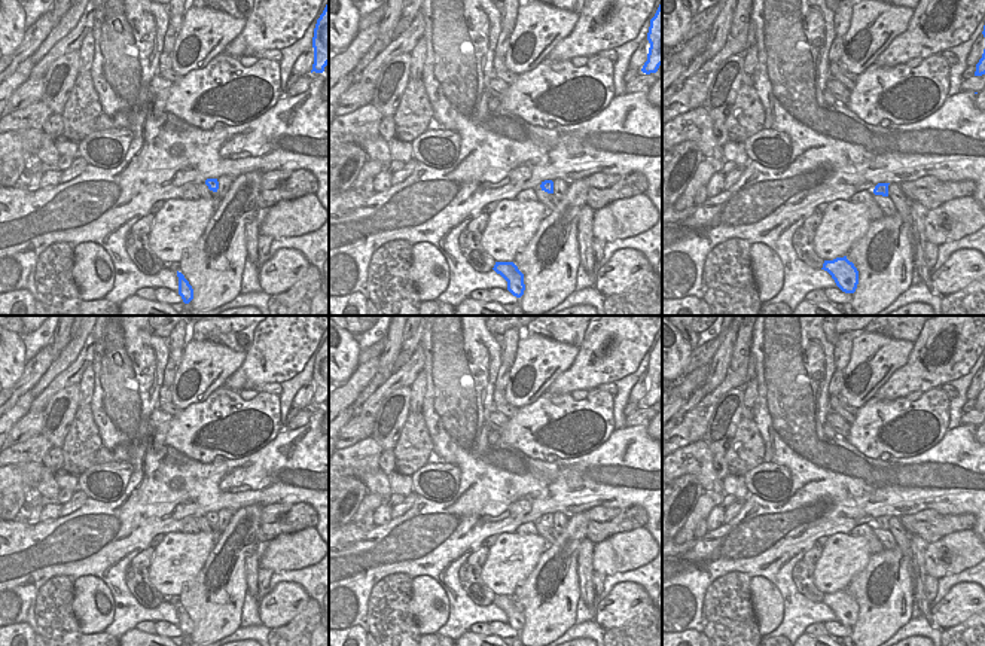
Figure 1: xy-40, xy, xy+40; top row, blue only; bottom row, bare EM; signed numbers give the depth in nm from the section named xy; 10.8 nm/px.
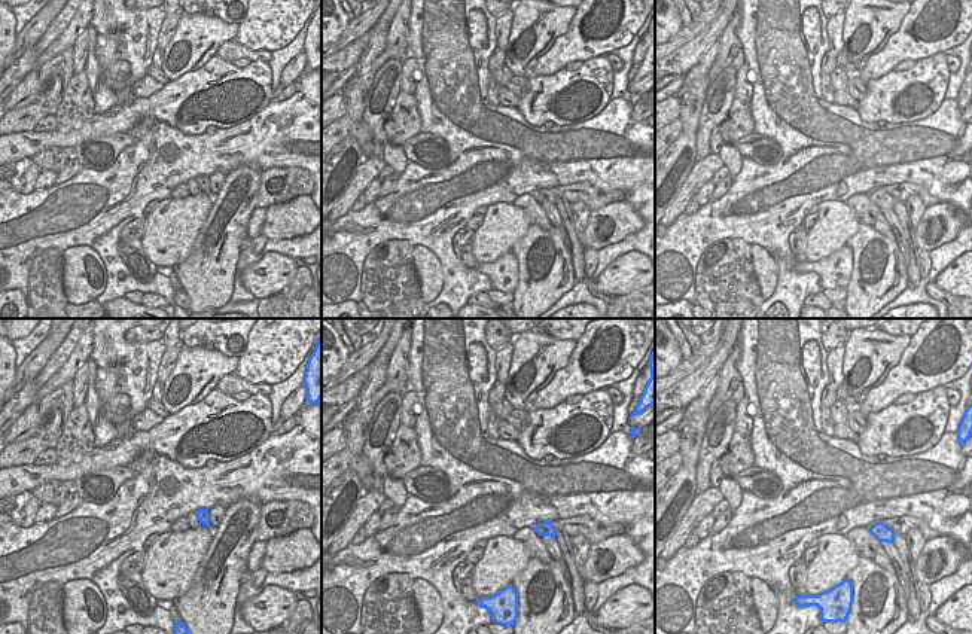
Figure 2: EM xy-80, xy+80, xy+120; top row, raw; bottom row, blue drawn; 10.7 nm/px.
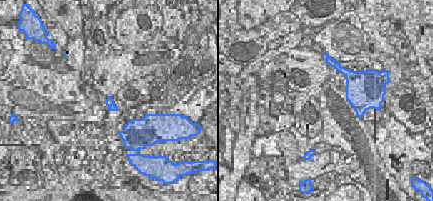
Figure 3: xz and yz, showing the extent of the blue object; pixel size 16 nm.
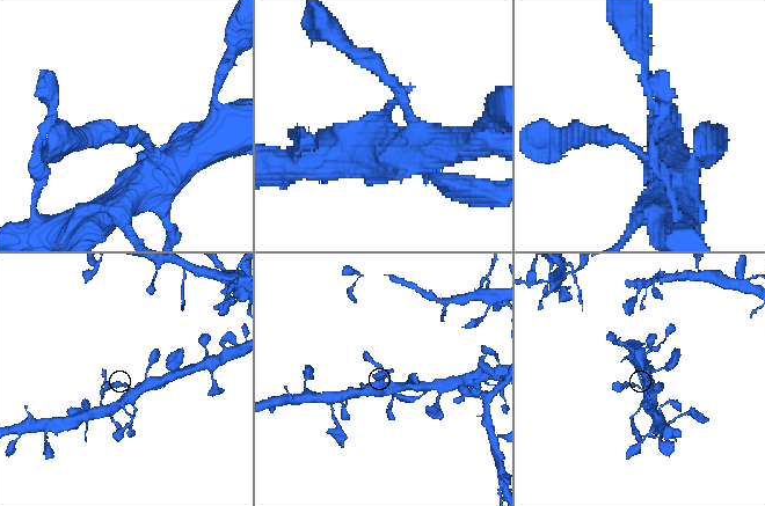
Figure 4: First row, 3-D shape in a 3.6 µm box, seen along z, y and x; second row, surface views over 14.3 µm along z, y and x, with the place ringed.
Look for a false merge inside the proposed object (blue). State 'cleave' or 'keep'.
keep

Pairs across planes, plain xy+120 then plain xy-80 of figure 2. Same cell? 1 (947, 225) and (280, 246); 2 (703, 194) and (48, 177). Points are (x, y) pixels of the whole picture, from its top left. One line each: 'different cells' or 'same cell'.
1: different cells
2: same cell

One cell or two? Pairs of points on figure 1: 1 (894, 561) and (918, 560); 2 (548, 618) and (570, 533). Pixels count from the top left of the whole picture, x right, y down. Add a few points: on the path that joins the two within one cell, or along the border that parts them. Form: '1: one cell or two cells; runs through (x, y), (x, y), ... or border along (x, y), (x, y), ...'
1: two cells; border along (909, 560), (914, 594)
2: one cell; runs through (554, 597), (566, 579), (567, 561), (573, 554)

